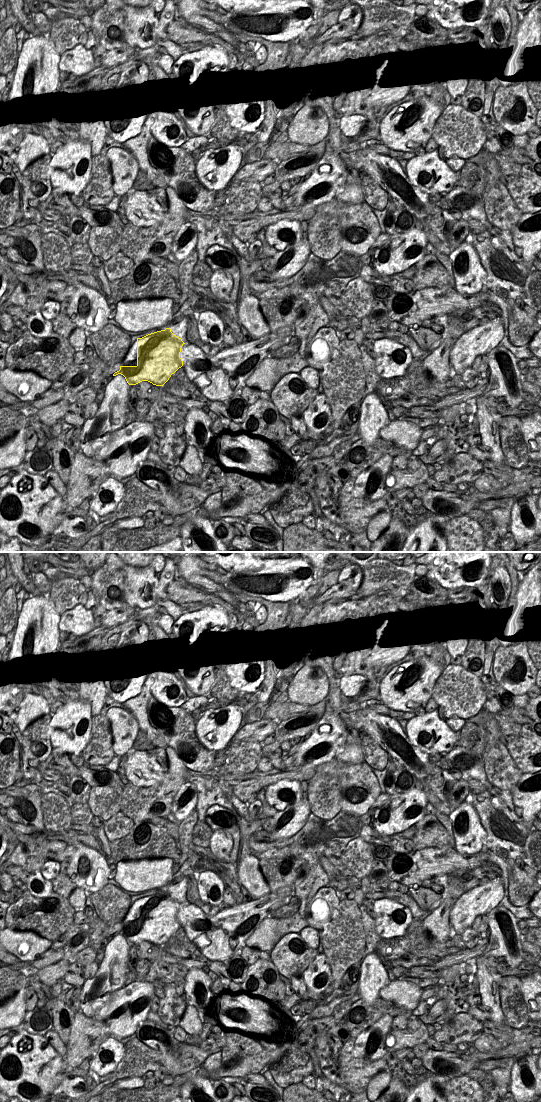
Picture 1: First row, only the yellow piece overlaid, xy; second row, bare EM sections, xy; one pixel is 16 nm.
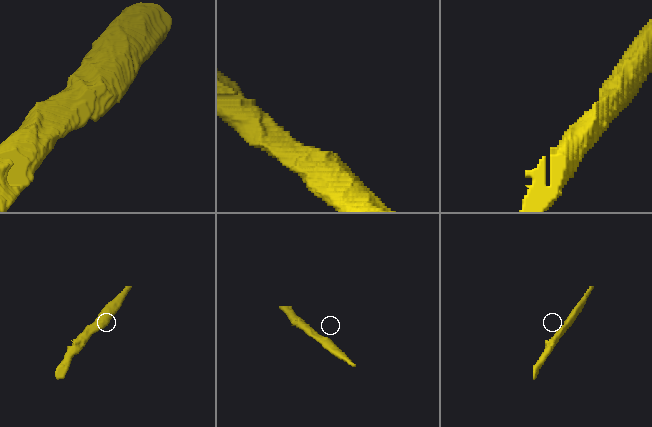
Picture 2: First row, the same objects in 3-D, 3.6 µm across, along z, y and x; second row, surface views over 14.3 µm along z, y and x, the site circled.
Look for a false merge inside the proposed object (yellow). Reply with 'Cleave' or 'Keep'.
Keep.

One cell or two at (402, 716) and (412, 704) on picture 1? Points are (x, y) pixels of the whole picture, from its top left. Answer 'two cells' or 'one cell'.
two cells

